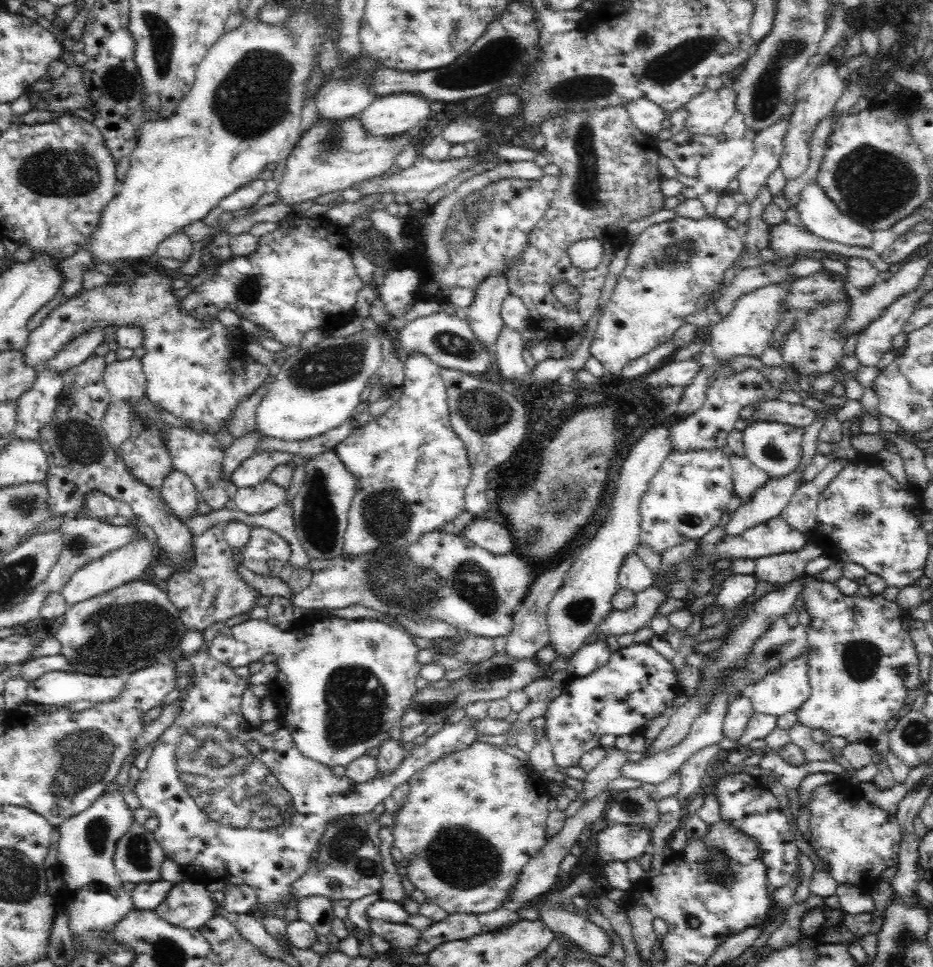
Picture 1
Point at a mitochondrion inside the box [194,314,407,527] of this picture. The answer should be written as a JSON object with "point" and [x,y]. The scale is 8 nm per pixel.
{"point":[335,364]}

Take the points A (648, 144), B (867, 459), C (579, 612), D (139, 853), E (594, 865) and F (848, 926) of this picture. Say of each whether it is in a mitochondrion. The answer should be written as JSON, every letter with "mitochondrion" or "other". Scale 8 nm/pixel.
{"A":"other","B":"other","C":"mitochondrion","D":"mitochondrion","E":"other","F":"other"}

